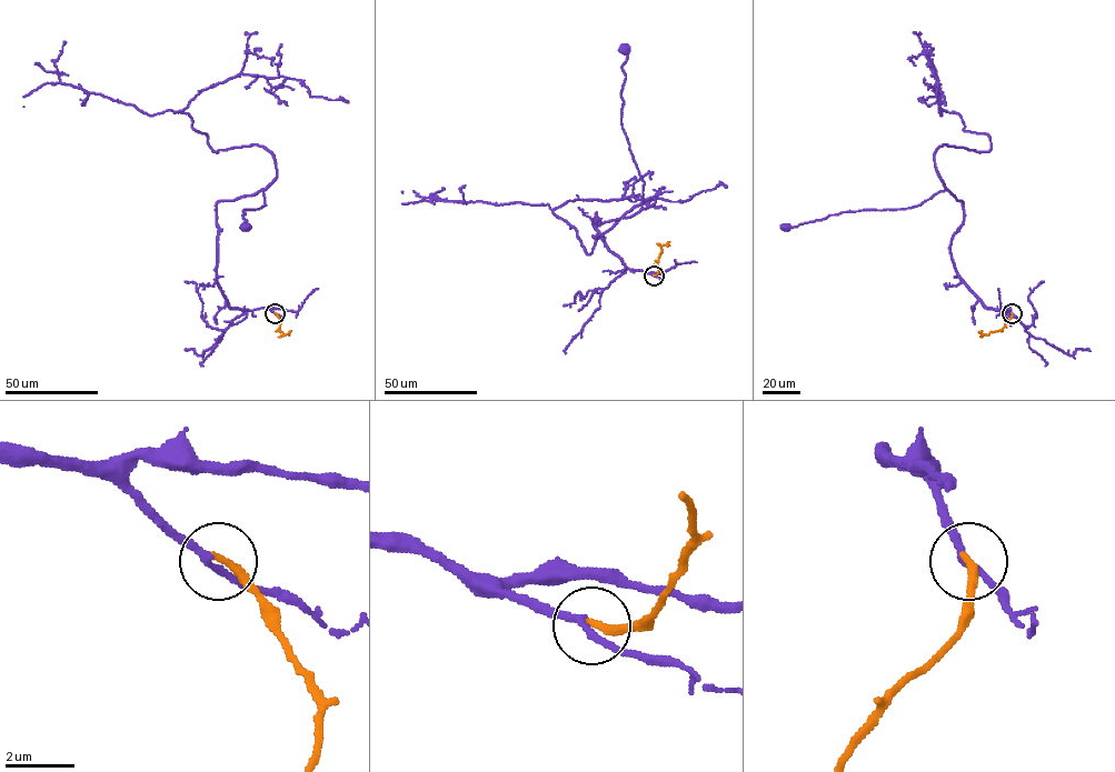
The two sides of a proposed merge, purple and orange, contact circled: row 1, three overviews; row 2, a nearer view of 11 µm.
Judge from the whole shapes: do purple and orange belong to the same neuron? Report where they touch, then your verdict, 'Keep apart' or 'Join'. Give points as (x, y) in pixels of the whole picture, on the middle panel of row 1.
Place: (654, 276). Join

